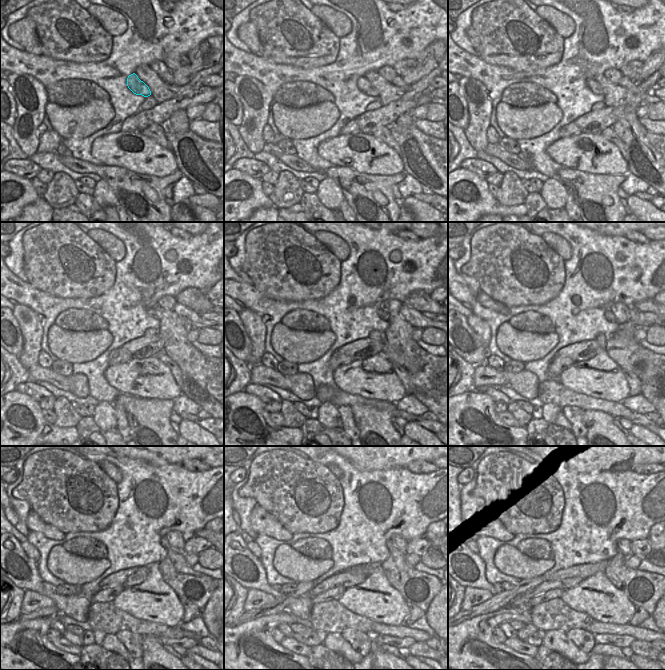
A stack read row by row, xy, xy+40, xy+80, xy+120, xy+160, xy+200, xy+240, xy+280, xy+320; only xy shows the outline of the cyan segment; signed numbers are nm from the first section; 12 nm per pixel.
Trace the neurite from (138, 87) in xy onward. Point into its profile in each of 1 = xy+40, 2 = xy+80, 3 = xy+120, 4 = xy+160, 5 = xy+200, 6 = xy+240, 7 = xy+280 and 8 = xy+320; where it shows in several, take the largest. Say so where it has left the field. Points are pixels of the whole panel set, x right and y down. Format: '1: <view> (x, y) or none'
1: xy+40 (366, 87)
2: xy+80 (591, 83)
3: xy+120 (151, 312)
4: xy+160 (384, 315)
5: xy+200 (610, 317)
6: xy+240 (192, 586)
7: xy+280 (418, 588)
8: xy+320 (644, 589)

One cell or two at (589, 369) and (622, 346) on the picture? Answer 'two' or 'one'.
two

